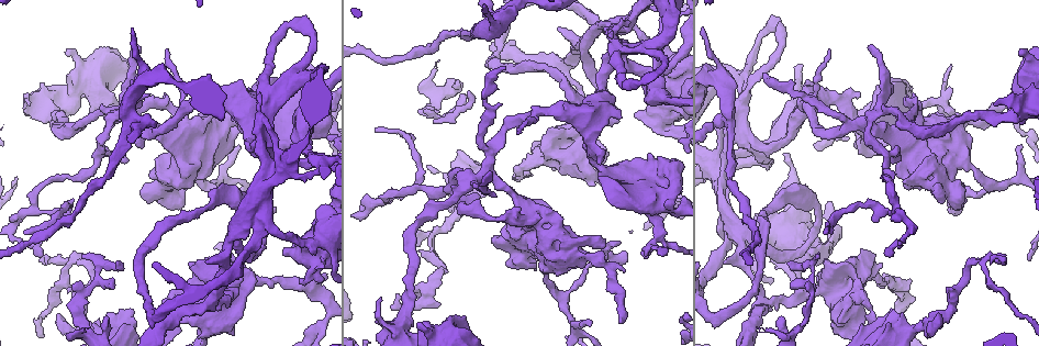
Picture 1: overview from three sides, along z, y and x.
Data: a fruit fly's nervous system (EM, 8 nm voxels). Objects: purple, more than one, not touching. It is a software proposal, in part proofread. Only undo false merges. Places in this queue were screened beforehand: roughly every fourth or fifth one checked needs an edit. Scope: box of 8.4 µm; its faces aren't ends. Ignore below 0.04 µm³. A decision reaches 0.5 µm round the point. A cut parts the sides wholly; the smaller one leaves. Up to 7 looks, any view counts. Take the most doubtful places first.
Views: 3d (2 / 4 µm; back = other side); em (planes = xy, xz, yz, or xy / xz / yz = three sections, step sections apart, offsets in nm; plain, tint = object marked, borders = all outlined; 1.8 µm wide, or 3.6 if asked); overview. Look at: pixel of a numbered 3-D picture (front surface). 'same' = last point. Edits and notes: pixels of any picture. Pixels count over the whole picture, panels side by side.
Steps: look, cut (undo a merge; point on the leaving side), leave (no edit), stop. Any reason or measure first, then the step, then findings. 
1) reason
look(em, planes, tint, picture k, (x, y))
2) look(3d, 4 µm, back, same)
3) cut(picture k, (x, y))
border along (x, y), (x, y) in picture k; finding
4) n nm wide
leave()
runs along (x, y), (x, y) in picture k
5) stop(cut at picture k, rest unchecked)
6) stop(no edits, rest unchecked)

look(em, planes, tint, picture 1, (863, 121))

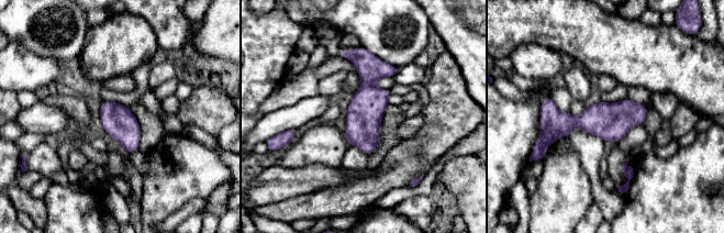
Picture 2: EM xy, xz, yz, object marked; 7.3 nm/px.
240 nm wide
leave()
all the same neuron

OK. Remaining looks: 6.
four arms meet
look(3d, 4 µm, picture 1, (263, 221))

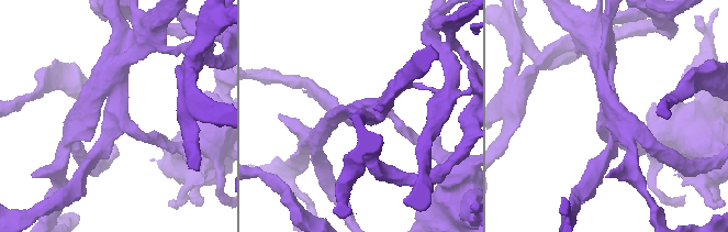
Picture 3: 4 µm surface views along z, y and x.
need the tissue
look(em, planes, plain, picture 3, (606, 109))

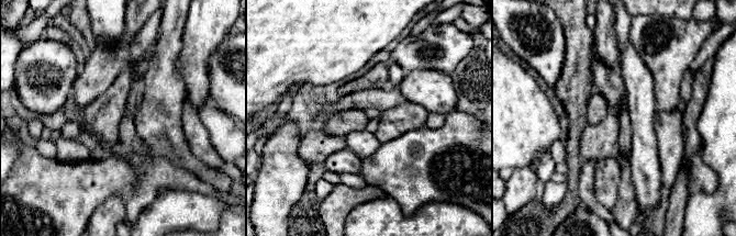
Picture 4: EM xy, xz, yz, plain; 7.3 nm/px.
look(em, planes, tint, same)

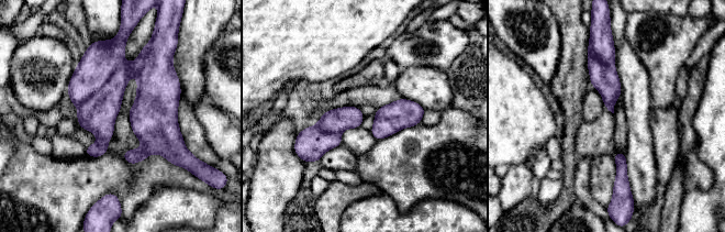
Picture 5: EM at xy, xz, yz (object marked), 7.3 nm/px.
leave()
one neuron here

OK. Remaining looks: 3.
looks like a crossing
look(em, planes, tint, picture 1, (266, 140))

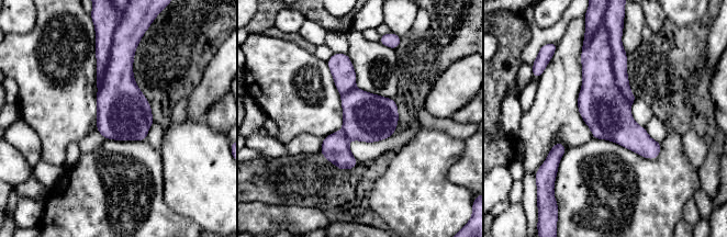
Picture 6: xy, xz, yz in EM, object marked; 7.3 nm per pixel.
leave()
all the same neuron

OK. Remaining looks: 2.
stop(no edits, rest unchecked)

